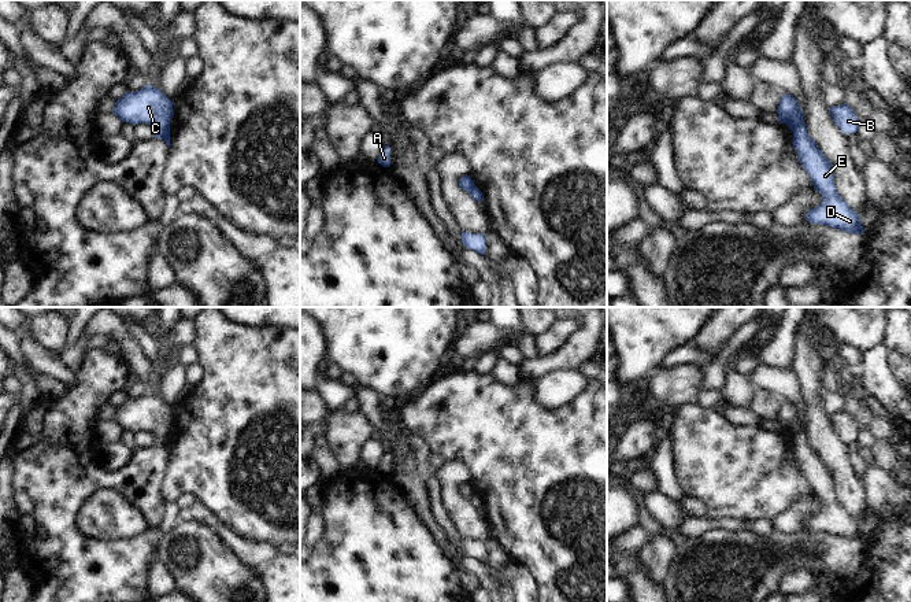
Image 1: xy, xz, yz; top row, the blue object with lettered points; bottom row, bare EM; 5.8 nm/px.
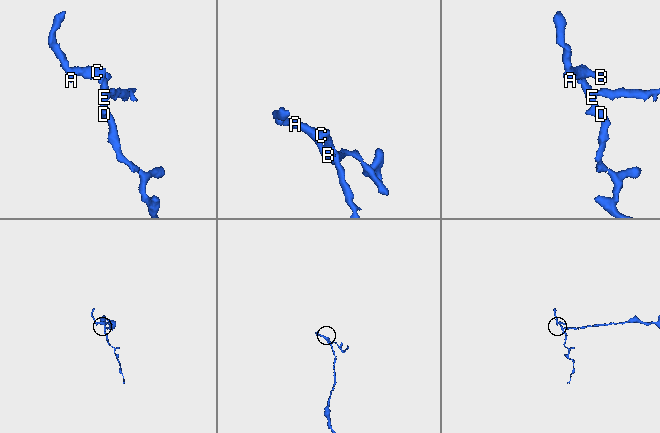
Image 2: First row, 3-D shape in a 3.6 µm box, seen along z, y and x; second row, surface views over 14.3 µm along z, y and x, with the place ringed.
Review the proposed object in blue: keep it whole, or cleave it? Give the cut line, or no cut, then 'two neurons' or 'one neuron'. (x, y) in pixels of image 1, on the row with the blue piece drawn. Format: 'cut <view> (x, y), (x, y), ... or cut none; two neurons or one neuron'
cut yz (802, 118), (792, 130); two neurons

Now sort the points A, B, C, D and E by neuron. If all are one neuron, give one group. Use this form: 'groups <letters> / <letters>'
groups A B C / D E

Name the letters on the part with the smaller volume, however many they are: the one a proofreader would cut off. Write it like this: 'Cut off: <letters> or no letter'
Cut off: A, B, C

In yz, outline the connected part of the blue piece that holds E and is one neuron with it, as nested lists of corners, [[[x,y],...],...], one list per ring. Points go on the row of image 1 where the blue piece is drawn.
[[[804,119],[793,128],[793,147],[799,160],[812,181],[814,191],[823,196],[823,202],[806,214],[810,224],[819,224],[848,233],[863,234],[859,213],[855,213],[838,195],[834,185],[834,170],[808,136]]]

